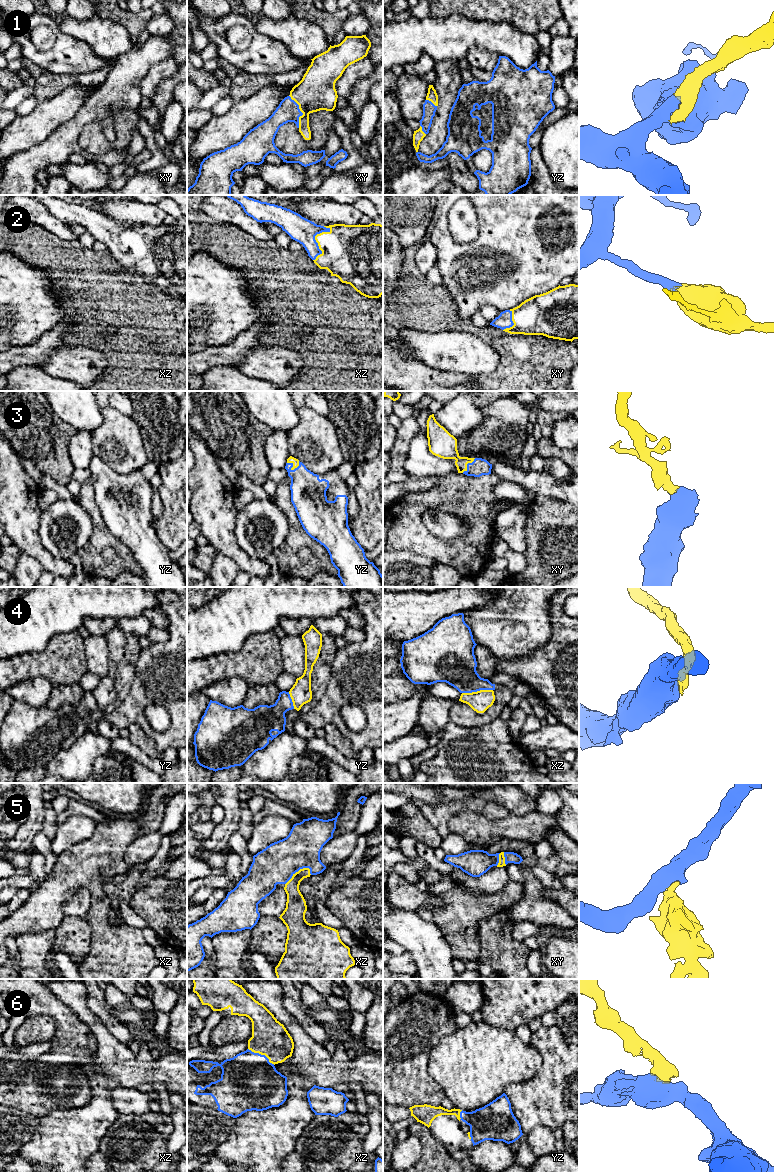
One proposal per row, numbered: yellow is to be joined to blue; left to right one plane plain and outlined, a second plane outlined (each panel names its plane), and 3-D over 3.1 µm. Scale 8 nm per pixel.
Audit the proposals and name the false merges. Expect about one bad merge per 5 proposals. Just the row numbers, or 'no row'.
4

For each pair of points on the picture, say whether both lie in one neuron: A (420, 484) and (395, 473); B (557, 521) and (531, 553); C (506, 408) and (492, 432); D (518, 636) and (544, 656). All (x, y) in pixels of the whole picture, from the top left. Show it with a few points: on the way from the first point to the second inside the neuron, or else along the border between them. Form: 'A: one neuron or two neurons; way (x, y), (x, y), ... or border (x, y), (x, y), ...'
A: two neurons; border (409, 479), (393, 482)
B: one neuron; way (547, 526), (540, 529), (537, 543)
C: one neuron; way (506, 414), (506, 418), (498, 426)
D: two neurons; border (551, 631), (543, 645), (514, 658)

